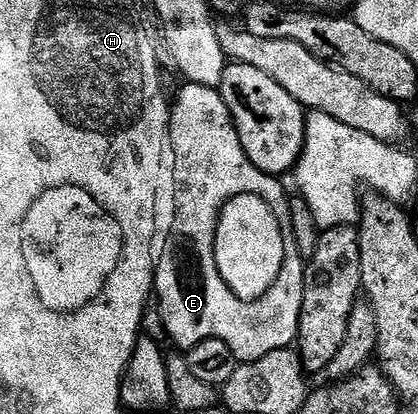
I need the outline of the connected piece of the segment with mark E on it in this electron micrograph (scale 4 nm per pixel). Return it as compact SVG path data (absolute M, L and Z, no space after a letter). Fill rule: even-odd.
M191 83L183 87L185 89L171 106L168 118L174 158L170 181L171 184L176 184L176 218L172 221L172 234L164 245L164 254L161 257L159 255L154 265L154 297L160 302L168 341L180 348L177 350L190 350L206 339L222 339L222 343L226 343L226 347L234 351L237 362L257 361L262 359L262 355L270 355L270 351L289 348L300 335L306 262L298 255L294 231L290 227L290 197L289 194L284 194L277 178L258 171L258 167L250 163L246 151L242 151L238 131L220 90ZM217 223L224 224L224 229L220 232L224 236L224 245L284 245L284 273L275 289L254 305L241 305L224 288L224 279L219 274L215 259Z

